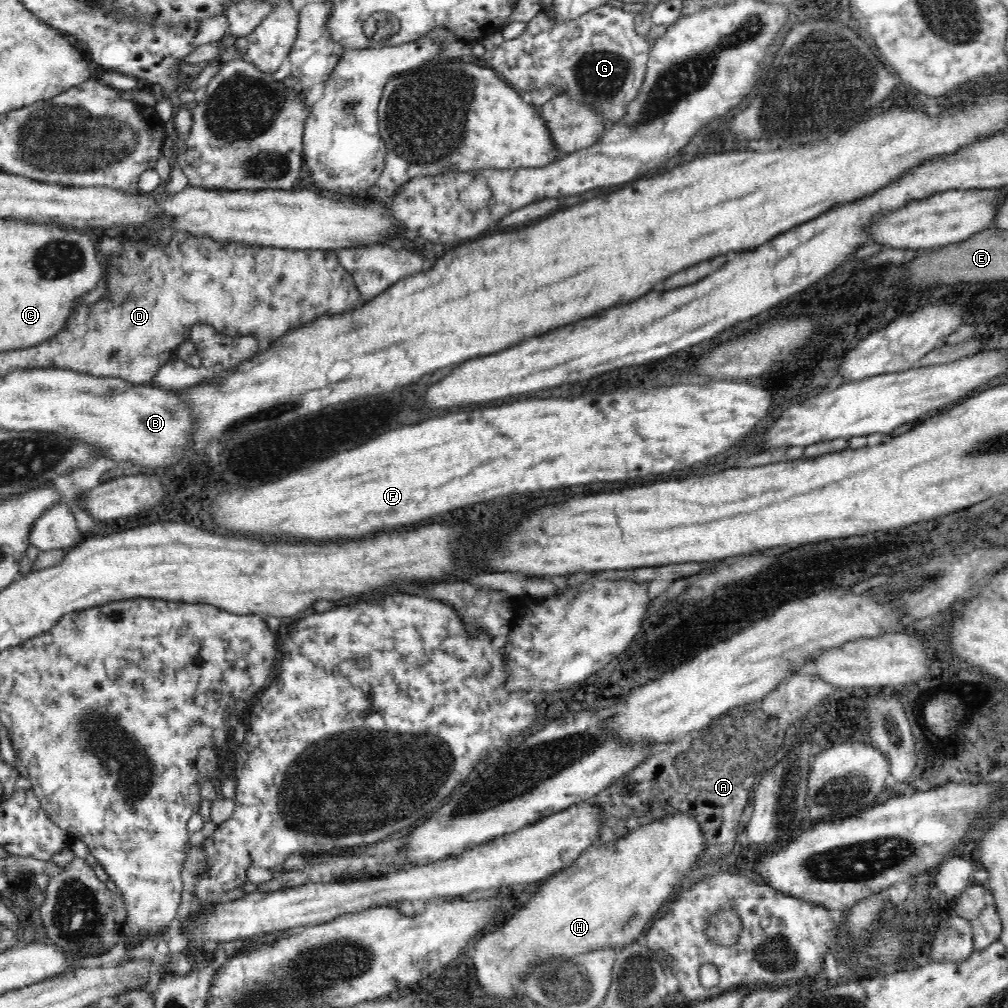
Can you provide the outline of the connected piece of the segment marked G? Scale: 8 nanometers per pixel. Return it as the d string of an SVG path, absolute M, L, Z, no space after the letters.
M603 5L594 8L574 20L548 23L548 10L542 10L527 22L527 29L518 38L506 40L492 51L485 52L481 59L483 64L498 74L502 74L505 82L518 90L534 92L553 86L555 96L567 94L574 101L592 107L605 122L609 130L618 120L622 120L628 113L628 108L638 96L644 78L646 78L647 60L652 42L636 33L634 8L612 8Z

